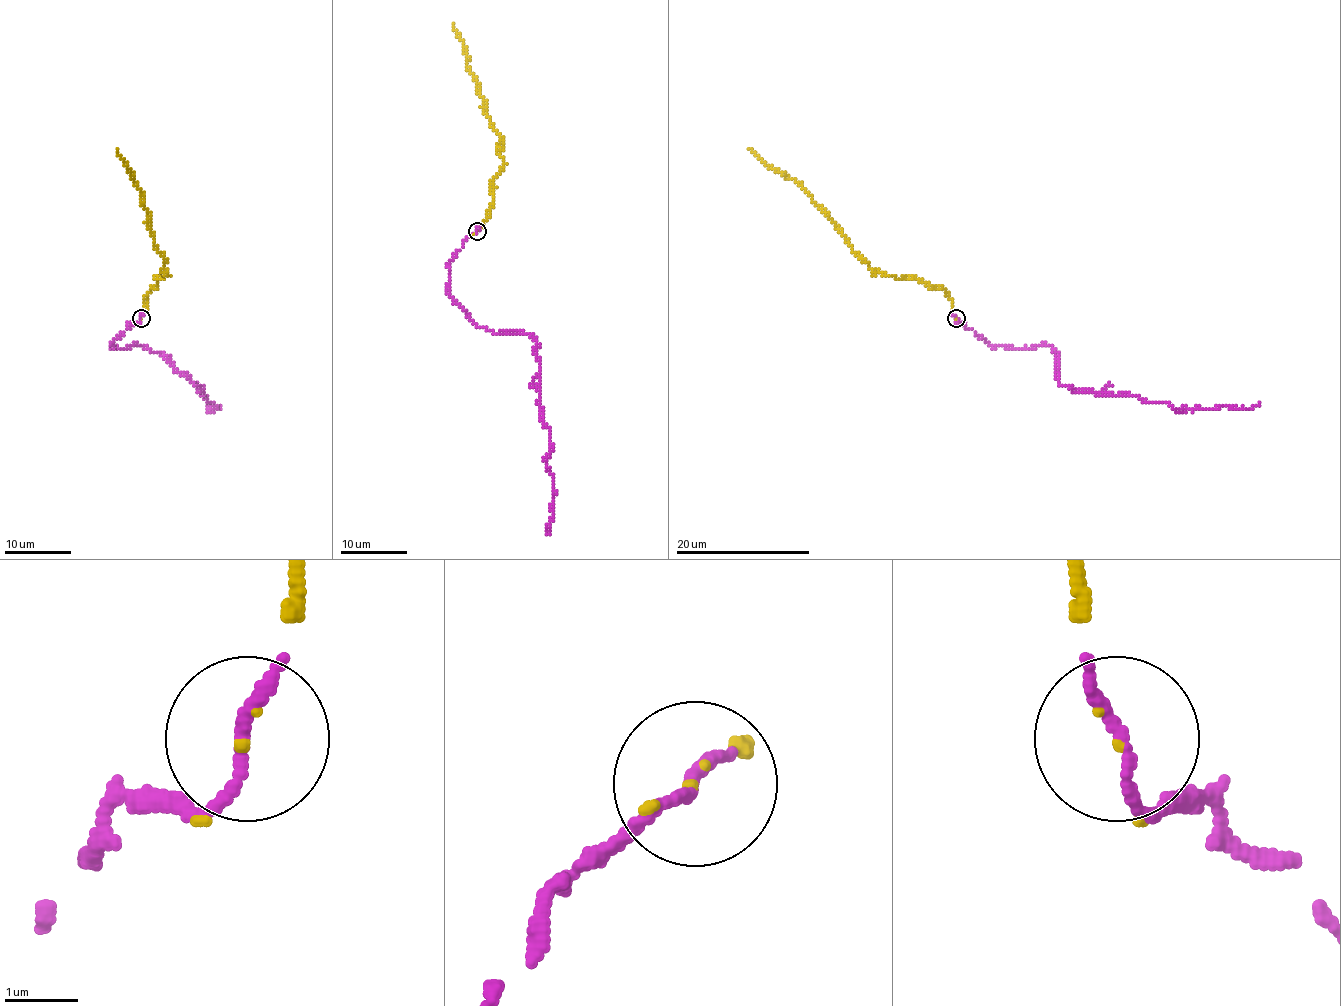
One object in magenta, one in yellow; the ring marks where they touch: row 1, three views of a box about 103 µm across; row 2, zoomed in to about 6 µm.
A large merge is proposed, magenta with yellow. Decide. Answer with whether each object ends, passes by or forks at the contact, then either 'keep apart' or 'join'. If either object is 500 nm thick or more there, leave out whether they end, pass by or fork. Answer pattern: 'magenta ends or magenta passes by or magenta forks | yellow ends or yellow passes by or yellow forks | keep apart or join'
magenta passes by | yellow ends | join

